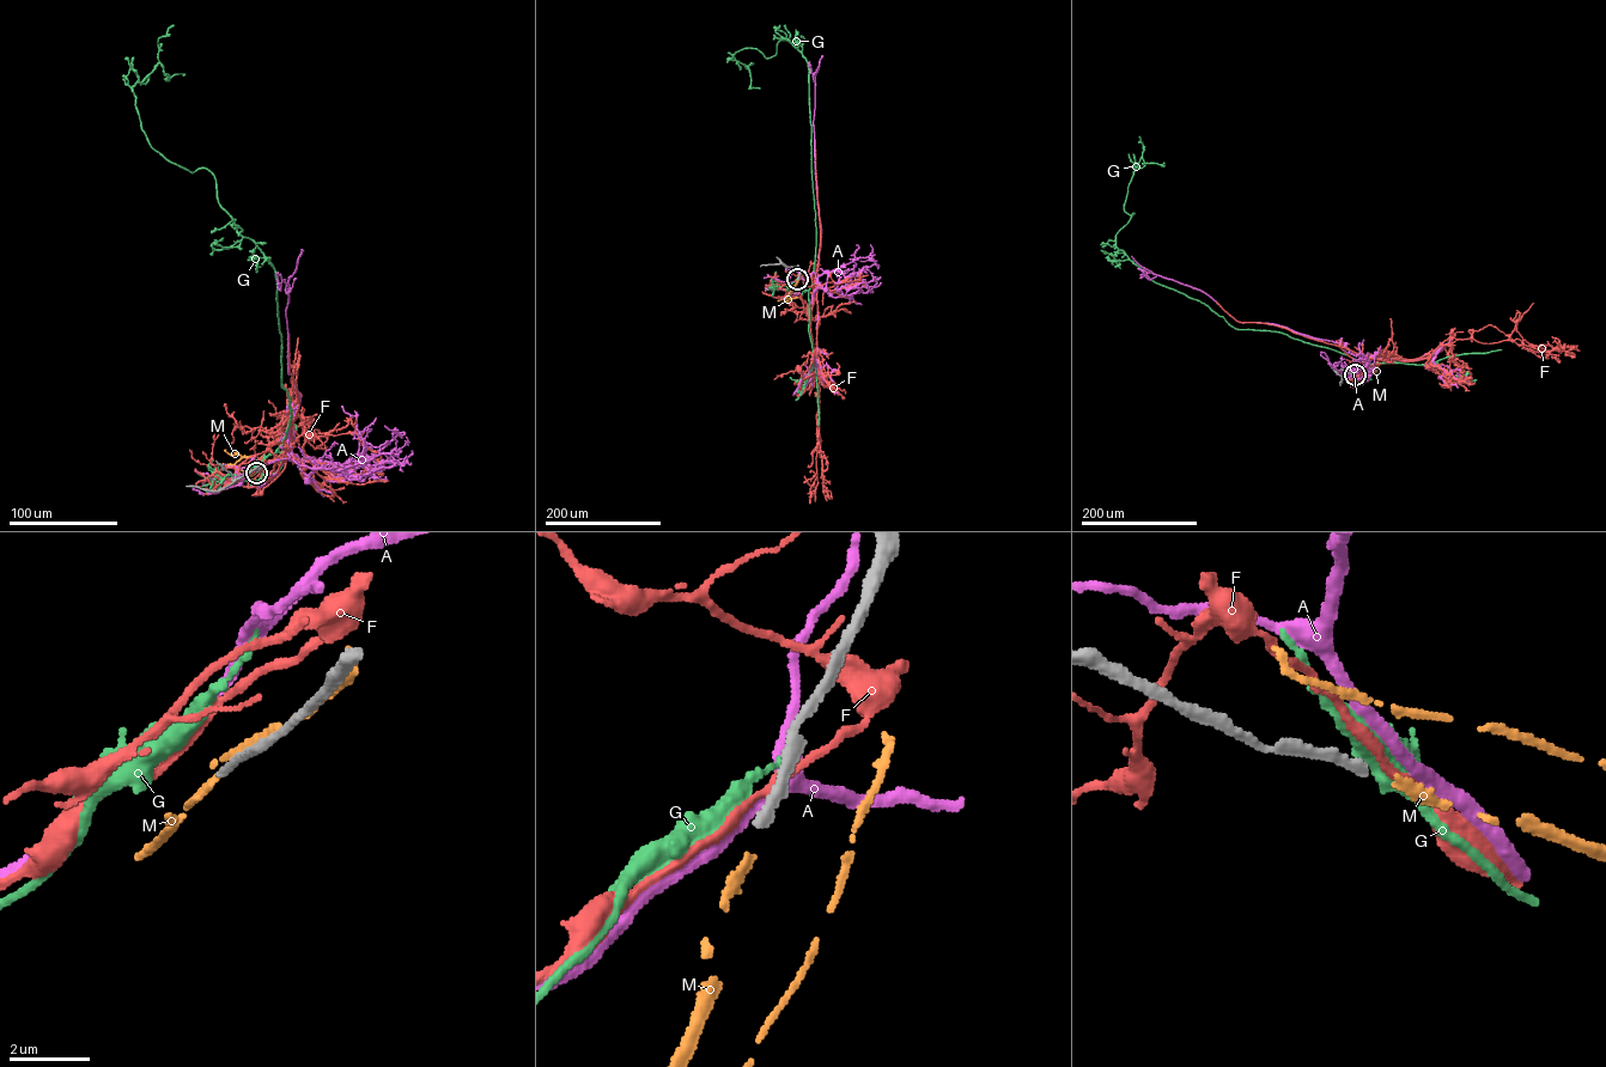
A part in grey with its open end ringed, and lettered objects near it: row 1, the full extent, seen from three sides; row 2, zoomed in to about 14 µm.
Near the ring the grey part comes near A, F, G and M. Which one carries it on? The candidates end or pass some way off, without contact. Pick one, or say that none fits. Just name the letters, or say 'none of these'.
M

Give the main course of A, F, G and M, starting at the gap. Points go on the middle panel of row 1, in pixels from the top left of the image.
A: (797, 279), (807, 281), (815, 273), (817, 300), (814, 291), (819, 286), (817, 278), (827, 273), (825, 290)
F: (797, 279), (790, 285), (800, 293), (789, 296), (807, 303), (815, 373), (804, 379), (800, 370)
G: (797, 279), (808, 291), (815, 213), (808, 65), (788, 40), (770, 58), (731, 58), (760, 89)
M: (797, 279), (788, 296), (800, 278)

